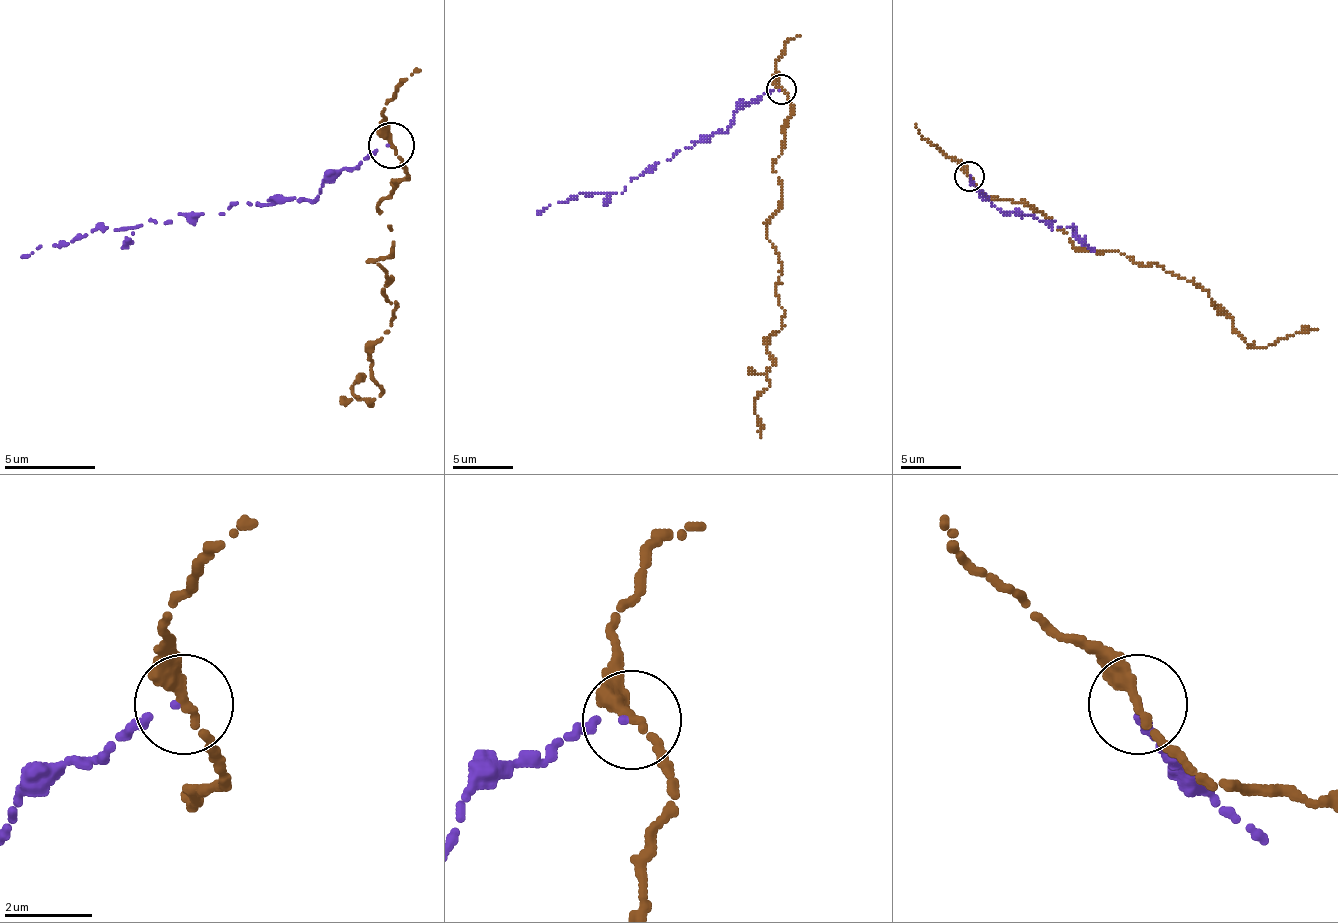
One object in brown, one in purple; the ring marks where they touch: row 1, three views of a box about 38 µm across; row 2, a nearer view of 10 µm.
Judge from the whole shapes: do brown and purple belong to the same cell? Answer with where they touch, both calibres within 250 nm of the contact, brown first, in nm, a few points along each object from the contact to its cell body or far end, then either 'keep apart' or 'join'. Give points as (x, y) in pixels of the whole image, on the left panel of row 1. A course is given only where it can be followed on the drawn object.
(391, 145) | 260/130 nm | brown via (392, 144), (406, 176), (378, 203), (392, 254), (369, 258), (397, 304), (374, 405), (360, 377) | purple via (387, 144), (337, 171), (314, 199), (273, 199), (223, 213), (95, 226), (81, 240), (40, 245), (22, 258) | keep apart

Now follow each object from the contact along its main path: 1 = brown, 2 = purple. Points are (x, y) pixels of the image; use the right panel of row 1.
1: (970, 175), (988, 197), (1027, 203), (1046, 215), (1076, 248), (1118, 251), (1193, 281), (1254, 347), (1317, 329)
2: (970, 175), (982, 193), (1006, 212), (1073, 227), (1076, 239), (1085, 242), (1094, 251)

